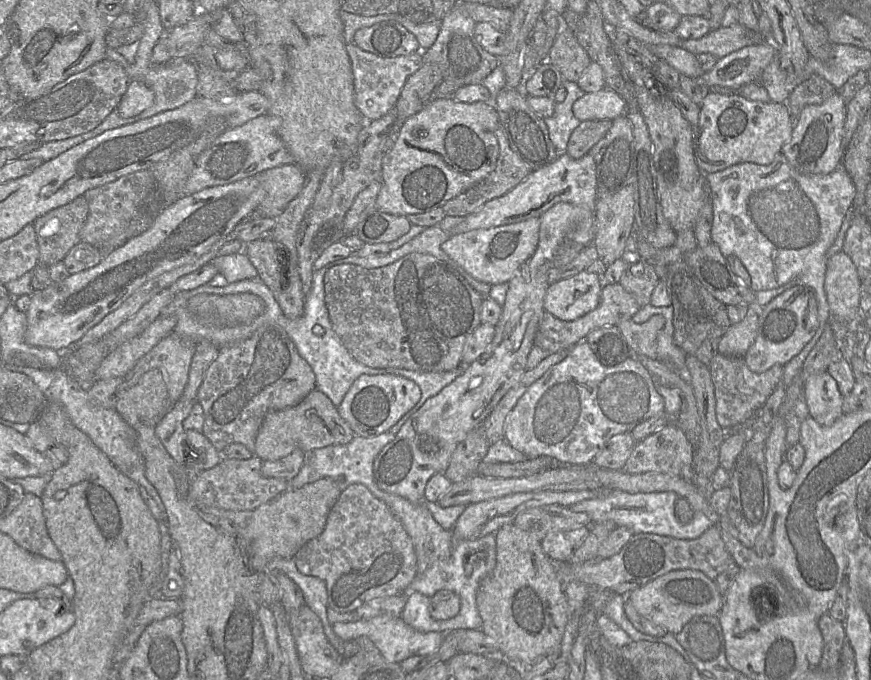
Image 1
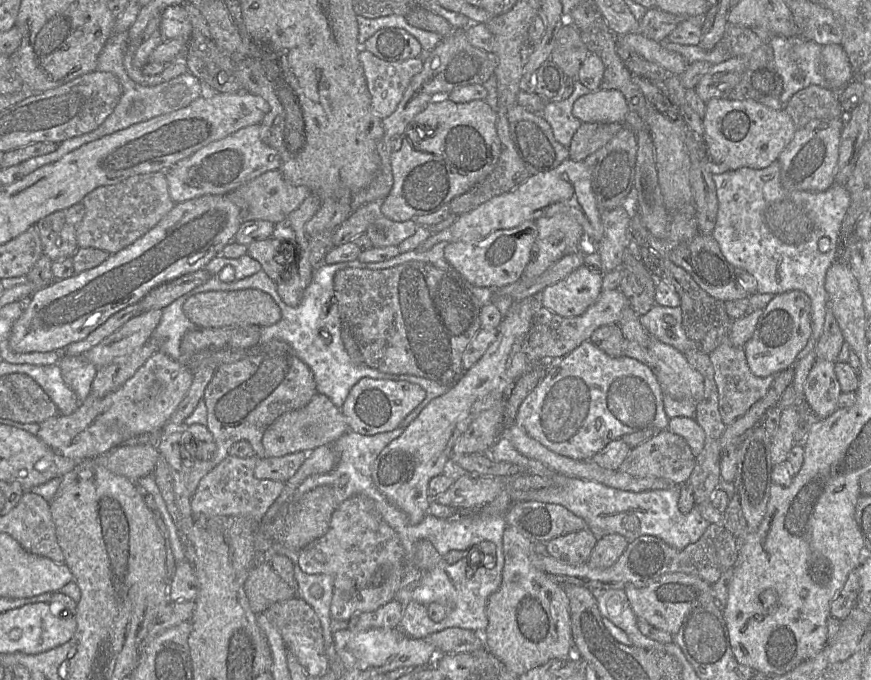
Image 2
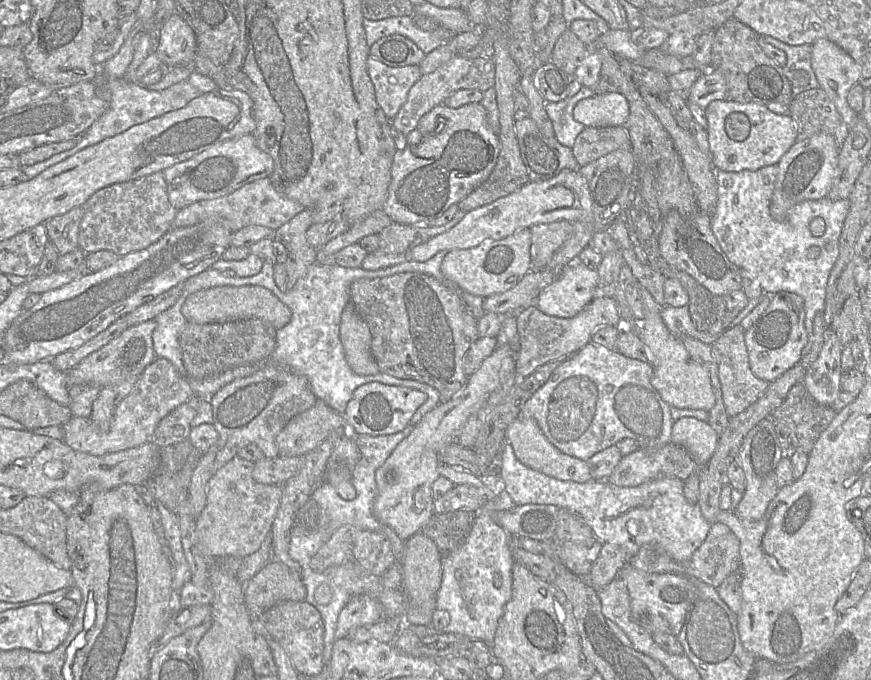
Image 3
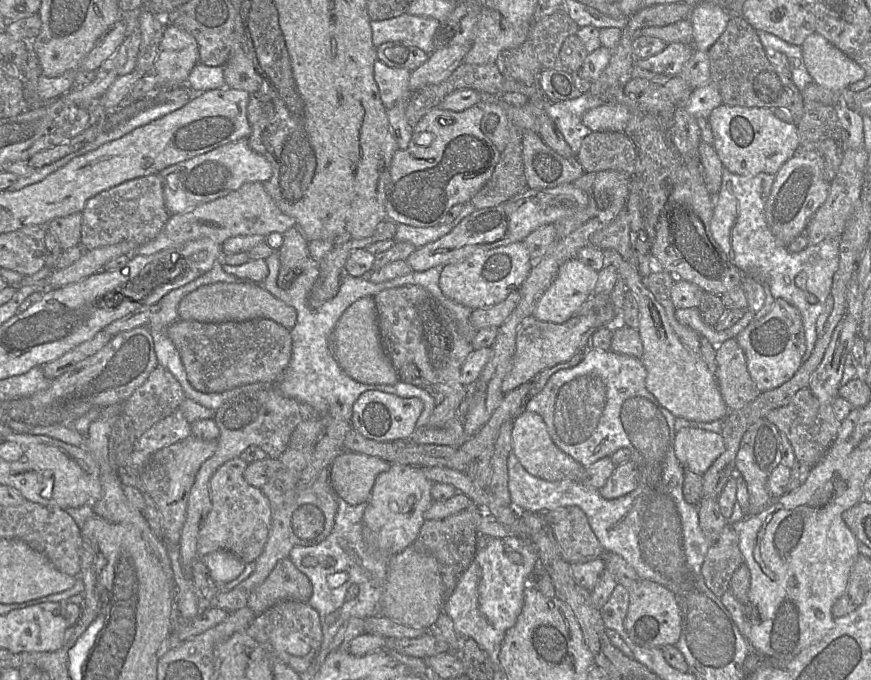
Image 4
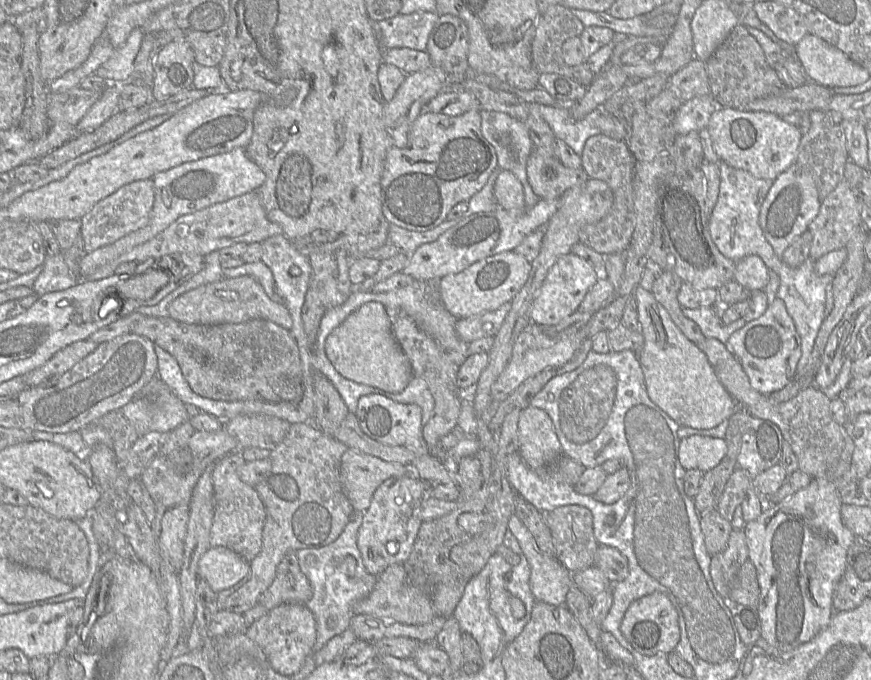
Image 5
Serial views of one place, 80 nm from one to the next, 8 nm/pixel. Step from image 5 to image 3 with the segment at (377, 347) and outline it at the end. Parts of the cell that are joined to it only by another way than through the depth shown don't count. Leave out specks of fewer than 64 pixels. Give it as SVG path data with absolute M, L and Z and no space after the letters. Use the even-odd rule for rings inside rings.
M348 303L341 315L340 340L350 369L358 375L374 375L379 367L371 353L371 333L366 322Z

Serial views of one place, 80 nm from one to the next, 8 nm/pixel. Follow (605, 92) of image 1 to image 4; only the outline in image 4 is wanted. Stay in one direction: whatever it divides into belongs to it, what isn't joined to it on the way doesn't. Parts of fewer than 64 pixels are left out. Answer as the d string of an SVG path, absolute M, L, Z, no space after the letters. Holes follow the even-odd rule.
M604 104L588 110L582 123L592 132L623 132L630 116L630 110L624 104Z

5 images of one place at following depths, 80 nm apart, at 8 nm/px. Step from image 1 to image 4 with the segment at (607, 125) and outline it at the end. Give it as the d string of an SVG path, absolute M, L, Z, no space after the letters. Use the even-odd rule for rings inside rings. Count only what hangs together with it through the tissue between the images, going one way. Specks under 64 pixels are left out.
M591 132L583 139L576 158L585 172L616 170L631 177L637 151L624 132Z

